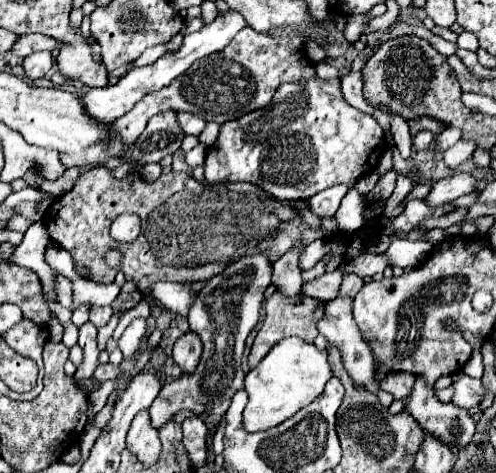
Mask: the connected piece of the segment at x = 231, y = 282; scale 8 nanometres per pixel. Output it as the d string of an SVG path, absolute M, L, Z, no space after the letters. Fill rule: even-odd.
M265 254L245 256L239 262L227 266L219 276L213 276L209 284L201 290L199 298L187 312L191 332L195 332L203 342L203 356L195 372L183 374L181 378L167 382L157 398L153 400L149 414L155 428L165 426L175 418L177 412L189 410L199 416L207 430L215 434L221 418L225 416L231 398L237 390L243 390L245 372L241 370L243 346L249 332L259 320L259 310L263 302L263 292L271 284L271 264Z

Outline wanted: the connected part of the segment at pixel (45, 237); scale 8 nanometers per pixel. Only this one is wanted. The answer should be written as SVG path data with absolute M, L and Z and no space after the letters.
M41 222L29 226L29 230L25 232L23 242L13 252L13 264L25 266L25 268L37 272L37 276L41 278L44 293L49 296L49 300L55 302L55 296L53 296L53 276L51 276L53 270L45 262L45 248L47 246L49 246L49 232L47 232L47 228Z

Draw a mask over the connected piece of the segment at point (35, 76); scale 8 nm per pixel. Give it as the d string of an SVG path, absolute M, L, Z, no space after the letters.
M35 52L31 56L25 58L23 62L23 68L25 68L25 74L29 80L39 80L39 78L45 78L47 72L51 70L53 66L53 58L51 58L51 52Z

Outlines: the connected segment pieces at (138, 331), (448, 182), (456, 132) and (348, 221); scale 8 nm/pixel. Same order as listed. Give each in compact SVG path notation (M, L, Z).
M137 318L127 326L125 334L119 338L119 350L123 352L123 358L135 356L135 350L141 348L141 340L145 334L147 334L147 322L143 318Z
M453 174L443 180L437 180L431 194L427 196L429 206L443 206L453 202L463 194L471 194L477 188L477 180L471 174Z
M447 126L441 134L437 134L435 142L437 142L437 148L439 150L447 150L449 146L453 146L455 142L461 140L461 130L455 128L455 126Z
M347 194L339 206L339 228L343 232L355 232L363 226L365 198L361 194Z

